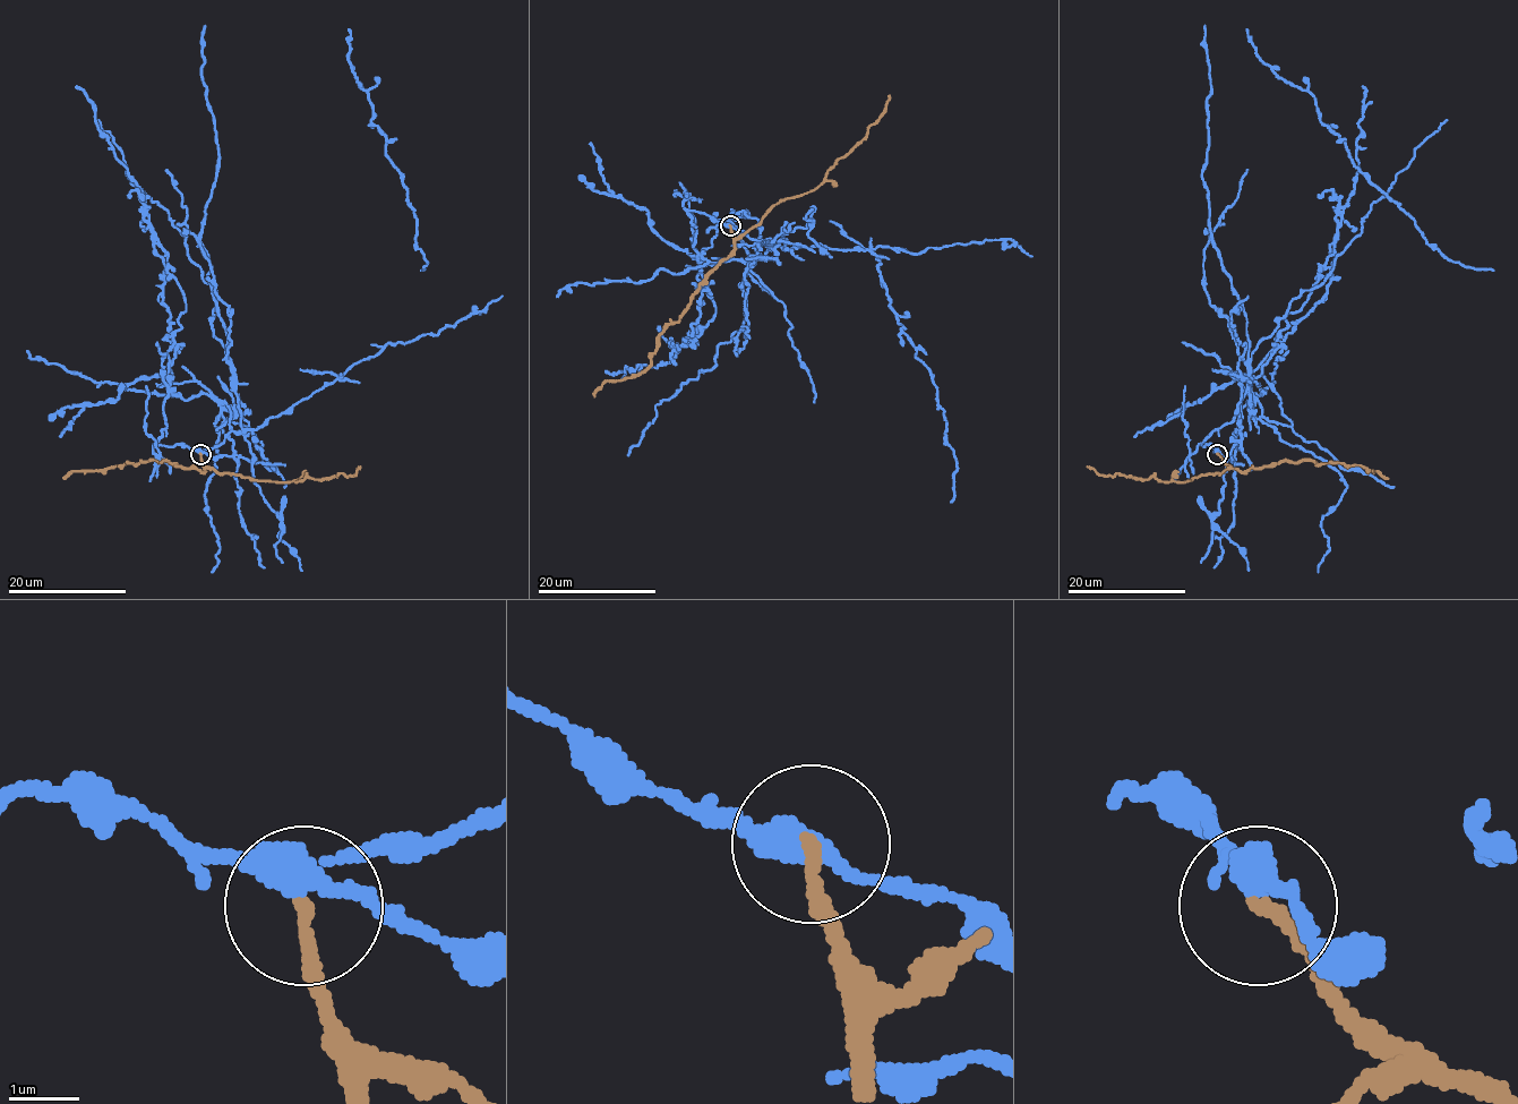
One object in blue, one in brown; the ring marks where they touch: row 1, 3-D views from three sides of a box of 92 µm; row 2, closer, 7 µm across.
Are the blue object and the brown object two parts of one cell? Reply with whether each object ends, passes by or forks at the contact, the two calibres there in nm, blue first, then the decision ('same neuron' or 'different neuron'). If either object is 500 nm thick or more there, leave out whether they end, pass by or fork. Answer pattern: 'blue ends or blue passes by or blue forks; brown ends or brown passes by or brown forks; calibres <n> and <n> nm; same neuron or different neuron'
blue passes by; brown ends; calibres 360 and 190 nm; different neuron

